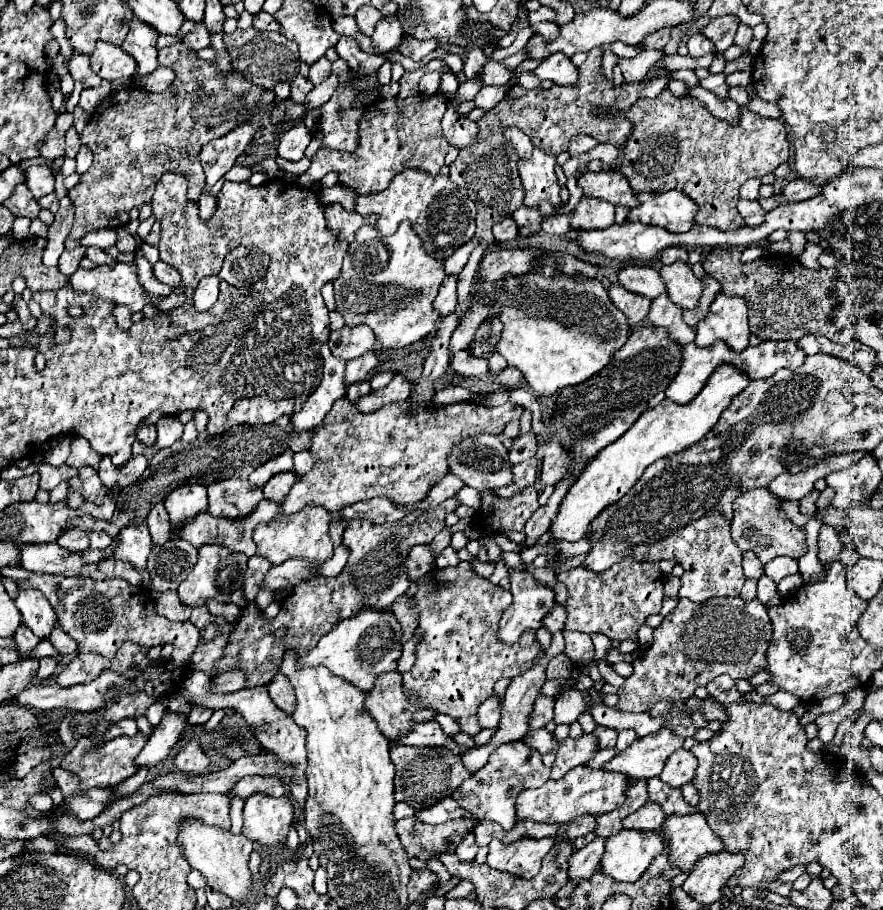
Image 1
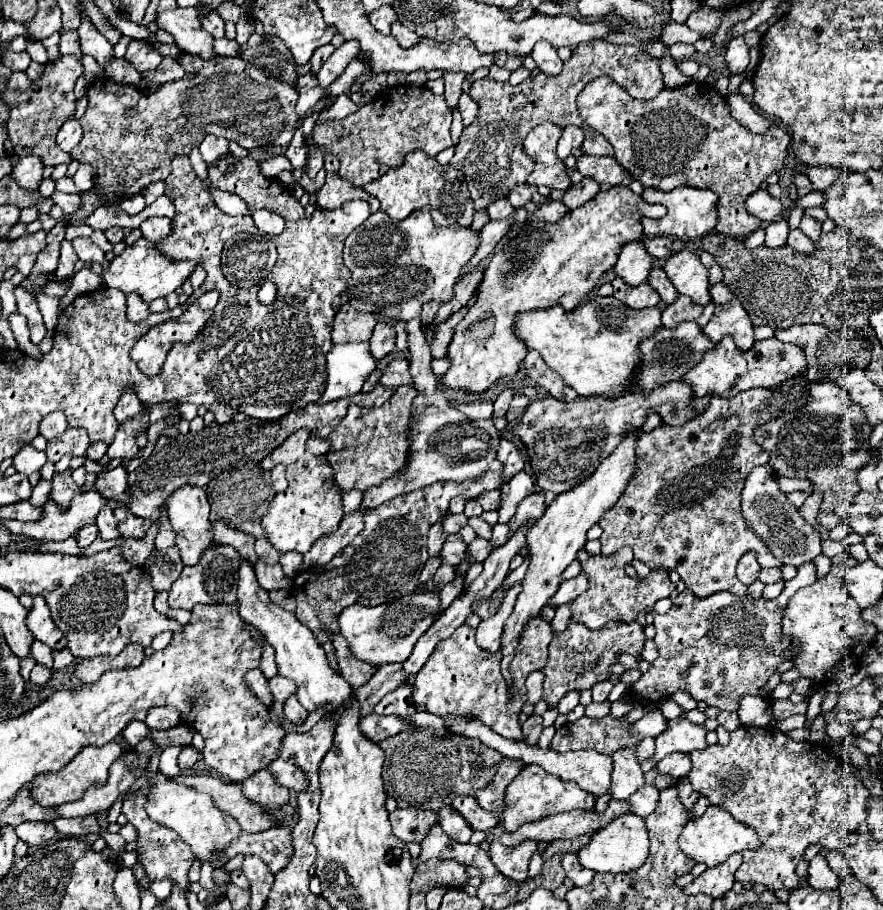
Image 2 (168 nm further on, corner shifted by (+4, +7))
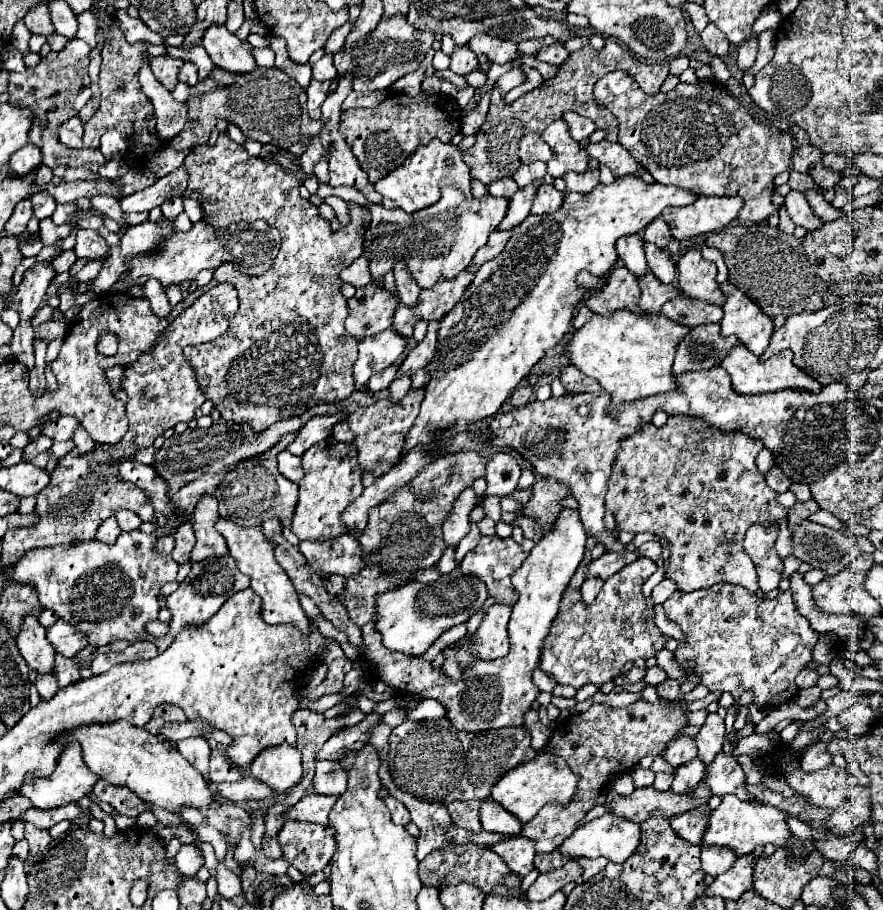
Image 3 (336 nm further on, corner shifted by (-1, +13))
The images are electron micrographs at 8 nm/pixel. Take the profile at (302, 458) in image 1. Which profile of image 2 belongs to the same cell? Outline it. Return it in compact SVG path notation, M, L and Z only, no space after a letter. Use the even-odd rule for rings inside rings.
M309 437L307 439L307 451L315 453L315 455L323 455L329 451L329 443L323 439L317 439L317 437Z

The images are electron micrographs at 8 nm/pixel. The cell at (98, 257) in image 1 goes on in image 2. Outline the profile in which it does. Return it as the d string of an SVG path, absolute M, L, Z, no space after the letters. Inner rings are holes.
M77 237L77 239L73 241L73 249L75 249L75 253L79 255L79 259L81 259L83 263L97 261L97 263L101 263L101 265L105 265L105 267L107 267L105 253L103 253L103 251L101 251L97 245L93 245L93 243L91 243L91 239Z

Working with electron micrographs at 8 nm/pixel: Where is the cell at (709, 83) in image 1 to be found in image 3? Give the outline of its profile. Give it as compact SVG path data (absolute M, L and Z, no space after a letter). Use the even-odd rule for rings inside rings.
M608 39L602 51L596 51L592 47L580 49L572 53L566 63L560 67L558 75L550 81L544 81L538 89L532 89L530 93L518 97L512 105L506 105L504 99L500 97L500 91L494 87L492 89L492 99L490 99L490 111L486 115L484 125L476 133L476 145L462 153L464 161L472 169L472 177L476 177L482 183L490 183L502 177L512 177L514 171L520 165L526 165L530 161L548 161L552 155L538 155L538 139L552 121L560 119L564 111L578 111L584 117L590 117L594 123L602 121L604 131L608 133L608 141L616 141L618 127L616 127L616 117L608 111L604 111L596 101L594 101L594 85L598 79L604 77L604 73L622 69L626 71L644 93L654 95L660 92L660 88L668 77L668 65L666 63L644 63L642 59L634 57L624 45L618 41Z

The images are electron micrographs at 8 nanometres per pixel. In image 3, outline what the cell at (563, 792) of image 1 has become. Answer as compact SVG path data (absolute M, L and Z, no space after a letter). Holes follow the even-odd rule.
M538 753L536 759L522 763L520 767L514 767L514 771L508 771L508 775L504 775L490 793L490 799L494 799L496 803L500 803L506 811L510 811L512 815L516 815L522 823L528 823L546 803L558 801L562 805L566 805L578 785L578 775L570 771L568 763L564 763L564 759L556 759L554 755L546 755L546 753Z

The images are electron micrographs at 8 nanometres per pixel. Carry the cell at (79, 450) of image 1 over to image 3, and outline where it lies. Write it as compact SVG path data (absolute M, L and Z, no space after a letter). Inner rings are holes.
M60 415L58 419L48 421L48 423L44 425L42 435L52 437L54 441L66 441L66 439L72 439L76 423L78 423L78 421L72 419L72 417L68 417L68 415Z

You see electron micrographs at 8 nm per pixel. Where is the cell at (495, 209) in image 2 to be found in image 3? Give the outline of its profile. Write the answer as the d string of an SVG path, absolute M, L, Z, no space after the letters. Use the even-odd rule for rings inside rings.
M500 179L500 181L488 185L488 193L494 197L508 197L510 199L516 191L518 191L518 187L512 179Z

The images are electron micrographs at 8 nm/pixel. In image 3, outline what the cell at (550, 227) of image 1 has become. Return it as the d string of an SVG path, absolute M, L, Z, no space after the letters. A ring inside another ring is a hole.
M542 185L538 189L538 195L534 197L534 203L532 203L532 213L534 215L542 215L542 213L554 213L560 203L564 199L564 193L556 191L554 185Z

